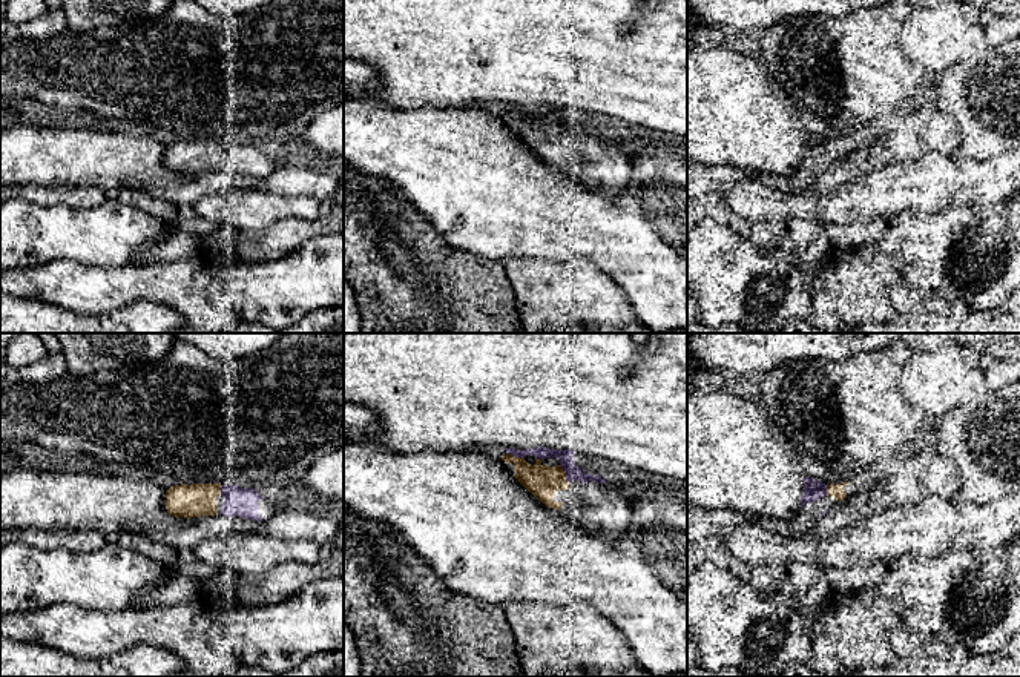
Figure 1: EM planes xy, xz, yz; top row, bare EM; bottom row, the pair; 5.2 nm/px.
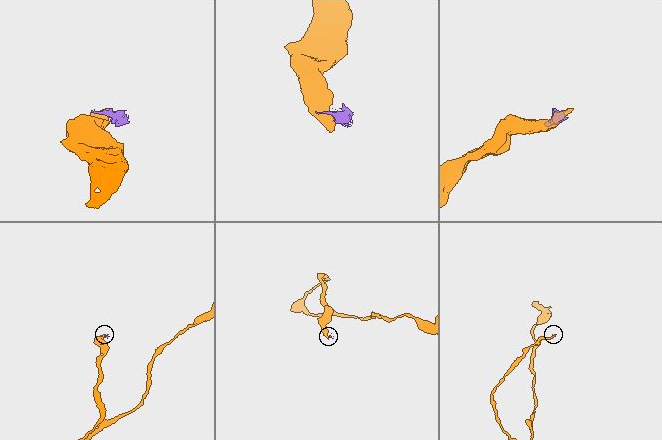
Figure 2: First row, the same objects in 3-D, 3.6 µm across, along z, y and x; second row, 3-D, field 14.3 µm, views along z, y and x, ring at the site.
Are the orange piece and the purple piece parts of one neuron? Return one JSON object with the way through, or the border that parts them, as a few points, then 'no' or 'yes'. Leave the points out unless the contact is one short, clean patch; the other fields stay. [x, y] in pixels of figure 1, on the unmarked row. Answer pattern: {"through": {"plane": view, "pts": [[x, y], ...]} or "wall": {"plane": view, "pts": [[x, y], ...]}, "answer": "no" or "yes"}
{"answer": "yes"}

